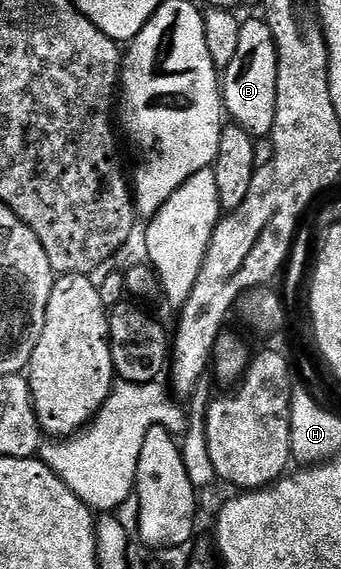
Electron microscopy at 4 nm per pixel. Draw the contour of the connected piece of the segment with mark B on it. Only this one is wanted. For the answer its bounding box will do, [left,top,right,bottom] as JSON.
[222,18,278,137]

